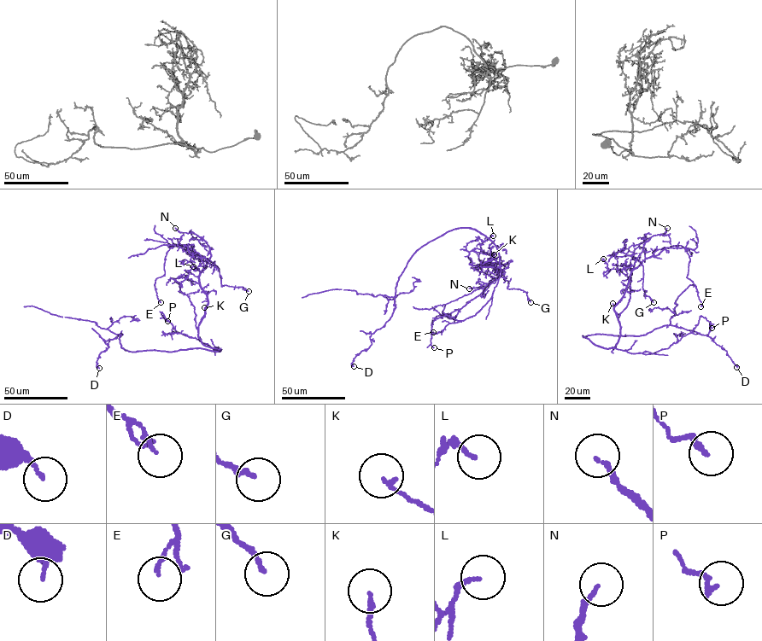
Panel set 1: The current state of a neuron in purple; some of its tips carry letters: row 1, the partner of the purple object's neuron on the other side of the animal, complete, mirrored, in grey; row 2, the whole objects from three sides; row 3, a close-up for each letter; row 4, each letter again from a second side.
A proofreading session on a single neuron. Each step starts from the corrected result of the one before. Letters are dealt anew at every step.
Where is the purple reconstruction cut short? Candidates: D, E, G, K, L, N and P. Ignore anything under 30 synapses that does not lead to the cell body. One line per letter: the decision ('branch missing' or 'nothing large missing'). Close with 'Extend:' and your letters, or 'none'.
D: nothing large missing
E: nothing large missing
G: nothing large missing
K: nothing large missing
L: nothing large missing
N: nothing large missing
P: nothing large missing
Extend: none

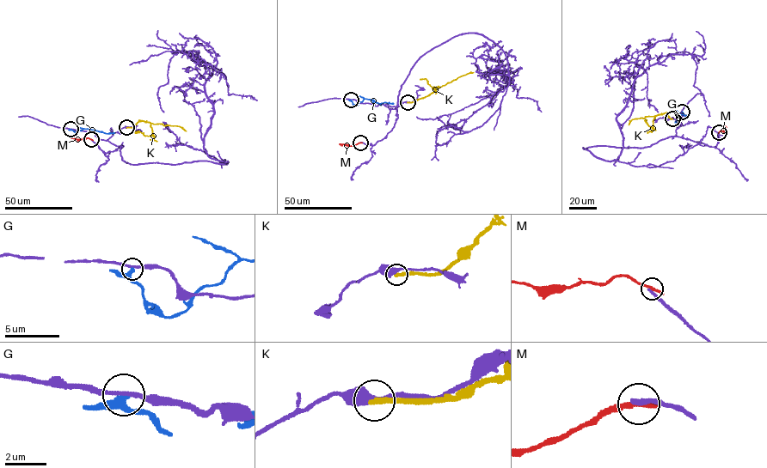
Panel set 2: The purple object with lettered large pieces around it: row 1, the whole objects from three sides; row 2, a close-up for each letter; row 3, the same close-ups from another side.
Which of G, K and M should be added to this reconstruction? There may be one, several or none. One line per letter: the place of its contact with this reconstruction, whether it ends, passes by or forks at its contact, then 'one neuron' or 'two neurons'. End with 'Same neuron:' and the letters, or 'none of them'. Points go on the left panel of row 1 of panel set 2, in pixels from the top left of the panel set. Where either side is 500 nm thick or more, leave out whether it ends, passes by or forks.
G: (70, 129) | it passes by | two neurons
K: (126, 127) | it ends | two neurons
M: (91, 139) | it ends | two neurons
Same neuron: none of them

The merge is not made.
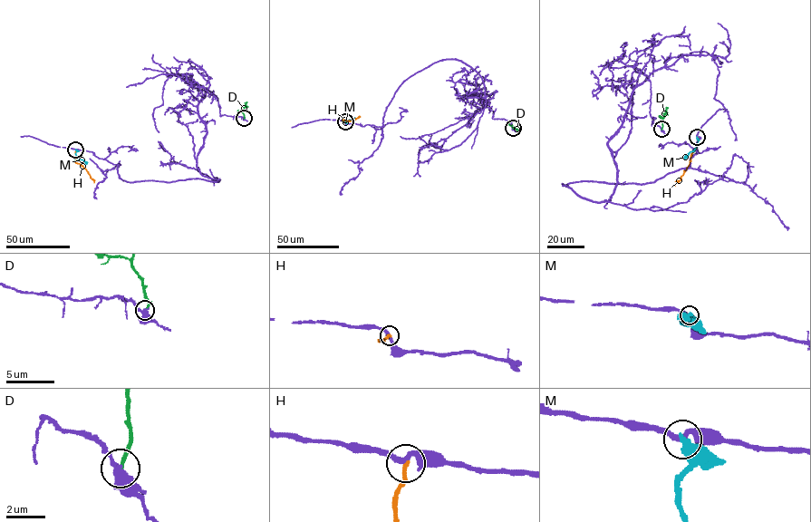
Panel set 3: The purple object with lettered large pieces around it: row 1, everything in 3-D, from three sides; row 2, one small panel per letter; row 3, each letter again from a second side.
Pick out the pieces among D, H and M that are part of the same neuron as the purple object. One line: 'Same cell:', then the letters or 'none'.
Same cell: none

